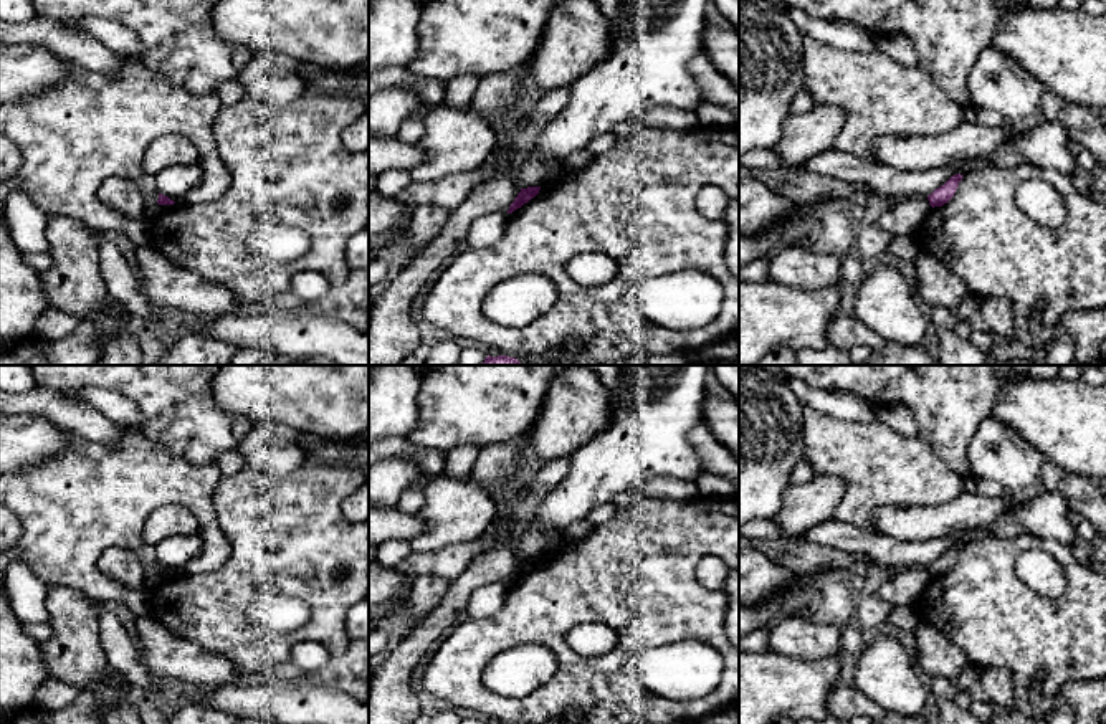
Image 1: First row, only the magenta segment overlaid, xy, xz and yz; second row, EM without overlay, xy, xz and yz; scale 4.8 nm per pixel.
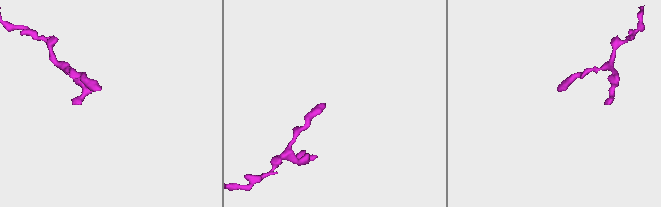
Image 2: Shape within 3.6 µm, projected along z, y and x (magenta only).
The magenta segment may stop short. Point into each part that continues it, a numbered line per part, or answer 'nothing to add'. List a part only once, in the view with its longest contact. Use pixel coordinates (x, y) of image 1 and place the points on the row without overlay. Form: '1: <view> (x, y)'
nothing to add

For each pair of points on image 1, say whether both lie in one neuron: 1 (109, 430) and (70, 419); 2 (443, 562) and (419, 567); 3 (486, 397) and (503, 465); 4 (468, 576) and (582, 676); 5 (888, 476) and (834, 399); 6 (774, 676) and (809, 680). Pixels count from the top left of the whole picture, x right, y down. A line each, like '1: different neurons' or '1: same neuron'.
1: same neuron
2: same neuron
3: different neurons
4: different neurons
5: different neurons
6: same neuron

